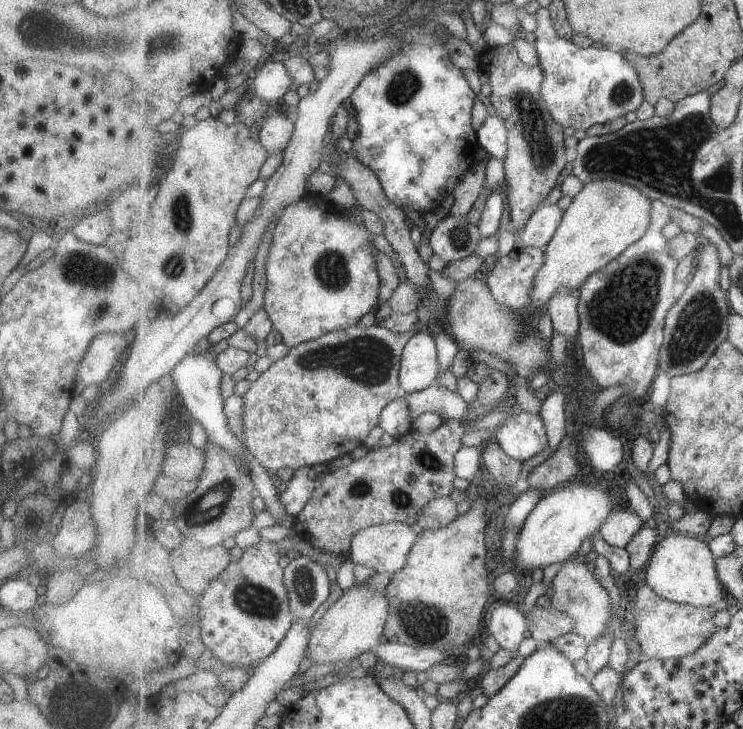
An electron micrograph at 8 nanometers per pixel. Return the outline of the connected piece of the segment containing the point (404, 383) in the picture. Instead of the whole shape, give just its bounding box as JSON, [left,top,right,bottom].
[400,334,440,393]

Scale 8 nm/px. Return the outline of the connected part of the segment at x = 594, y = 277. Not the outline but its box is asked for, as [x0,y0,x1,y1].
[577,200,684,402]

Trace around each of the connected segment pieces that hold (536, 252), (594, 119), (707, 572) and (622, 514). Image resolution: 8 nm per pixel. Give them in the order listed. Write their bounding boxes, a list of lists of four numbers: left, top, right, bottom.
[[484,247,545,310],[532,7,645,131],[645,531,726,606],[600,508,648,548]]

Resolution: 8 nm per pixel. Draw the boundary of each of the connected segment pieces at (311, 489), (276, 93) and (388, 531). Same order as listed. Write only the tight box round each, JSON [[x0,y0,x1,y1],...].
[[278,464,329,518],[250,61,293,104],[348,522,420,574]]

